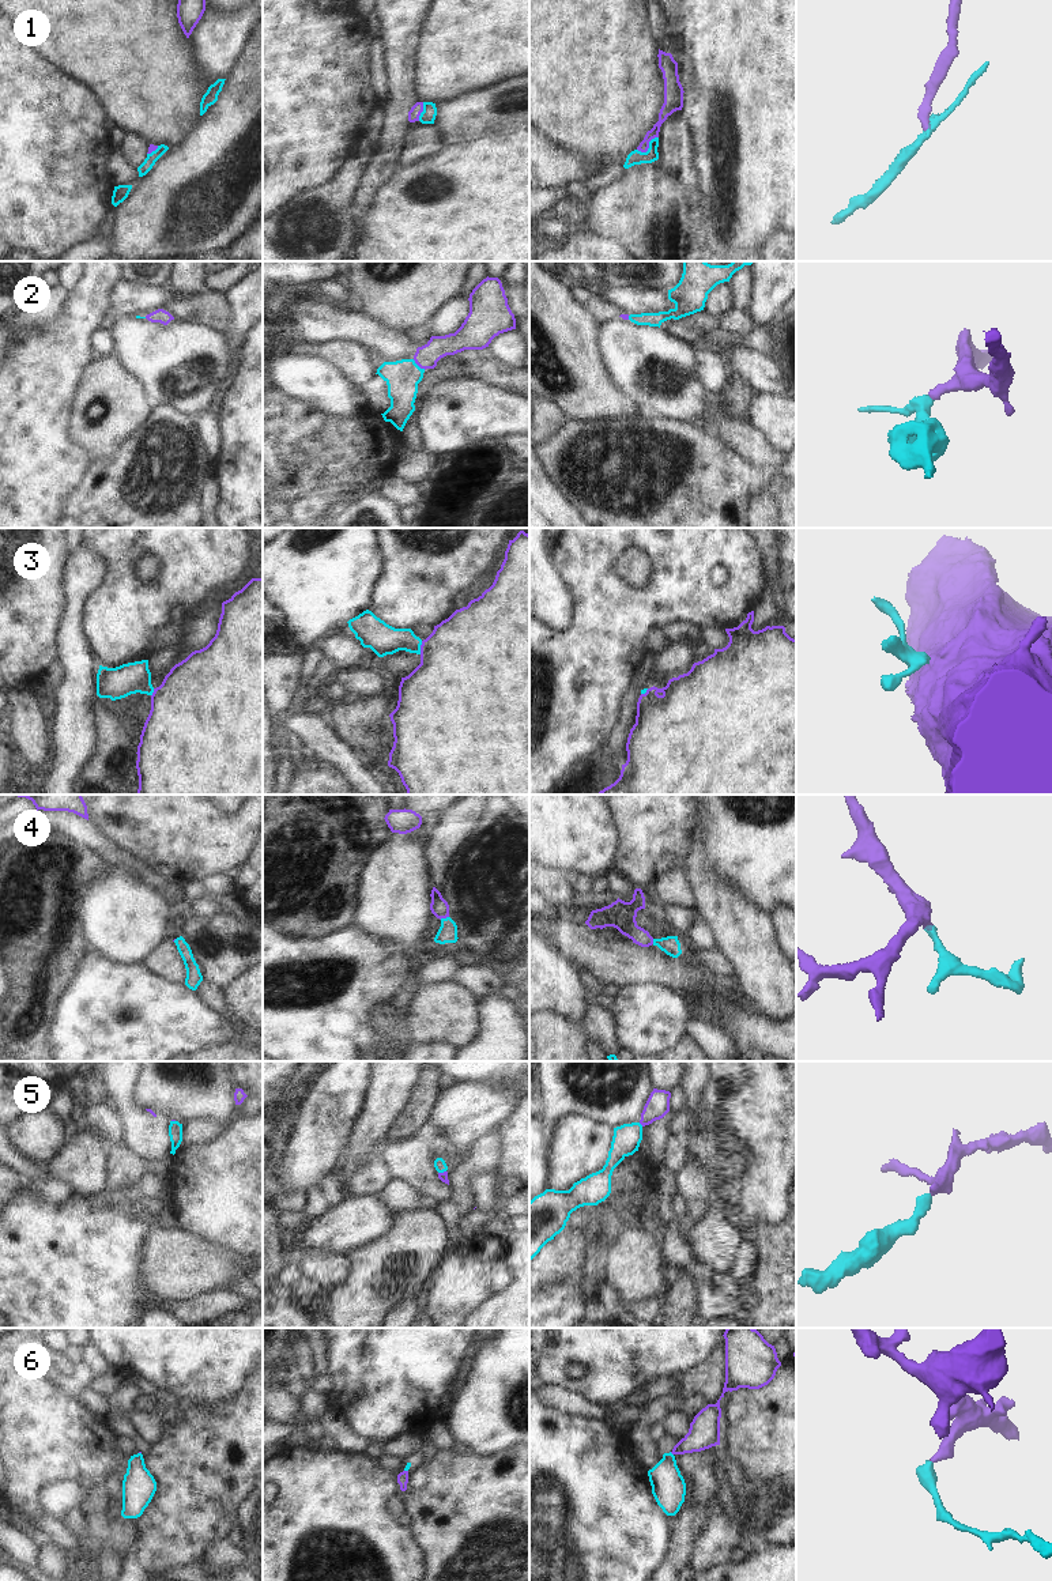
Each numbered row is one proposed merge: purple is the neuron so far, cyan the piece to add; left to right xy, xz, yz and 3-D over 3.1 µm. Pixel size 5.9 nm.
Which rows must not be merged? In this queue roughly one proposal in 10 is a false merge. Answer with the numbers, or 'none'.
none

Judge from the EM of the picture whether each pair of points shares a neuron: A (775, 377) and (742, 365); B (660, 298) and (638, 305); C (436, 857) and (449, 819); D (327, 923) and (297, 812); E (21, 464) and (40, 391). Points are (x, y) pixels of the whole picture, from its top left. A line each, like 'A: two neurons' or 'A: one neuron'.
A: one neuron
B: one neuron
C: one neuron
D: one neuron
E: one neuron

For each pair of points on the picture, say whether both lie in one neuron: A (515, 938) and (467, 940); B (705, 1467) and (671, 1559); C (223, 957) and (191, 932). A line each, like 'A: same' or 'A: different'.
A: same
B: same
C: same

